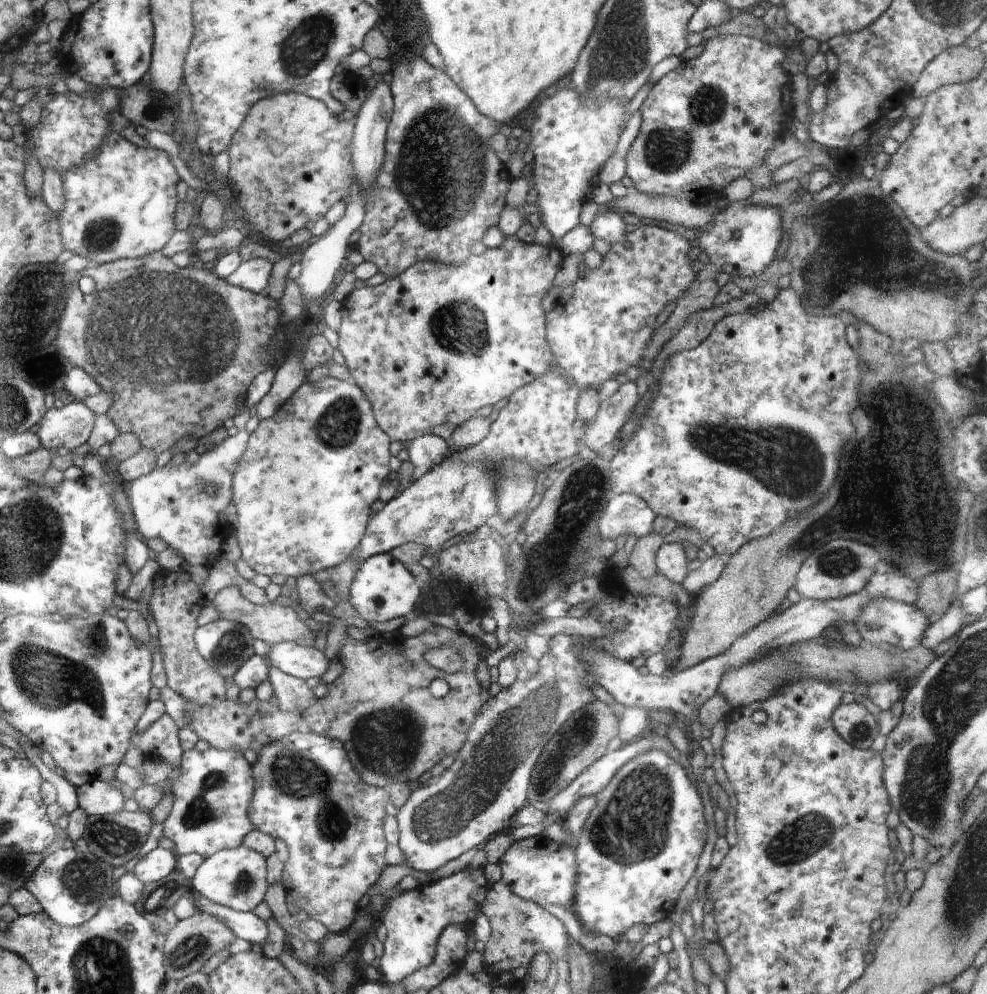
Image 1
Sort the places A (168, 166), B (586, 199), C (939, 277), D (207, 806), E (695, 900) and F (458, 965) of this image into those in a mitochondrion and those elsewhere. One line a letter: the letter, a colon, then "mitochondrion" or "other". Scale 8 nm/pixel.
A: other
B: other
C: mitochondrion
D: mitochondrion
E: other
F: other

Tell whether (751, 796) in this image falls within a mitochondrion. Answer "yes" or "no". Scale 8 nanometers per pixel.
no

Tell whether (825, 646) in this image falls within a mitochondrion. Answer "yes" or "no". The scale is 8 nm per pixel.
no

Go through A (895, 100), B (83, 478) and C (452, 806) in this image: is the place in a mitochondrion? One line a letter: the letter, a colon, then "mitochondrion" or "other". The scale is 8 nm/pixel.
A: other
B: other
C: mitochondrion

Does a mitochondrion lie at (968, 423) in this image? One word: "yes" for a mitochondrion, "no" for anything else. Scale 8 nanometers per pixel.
no

